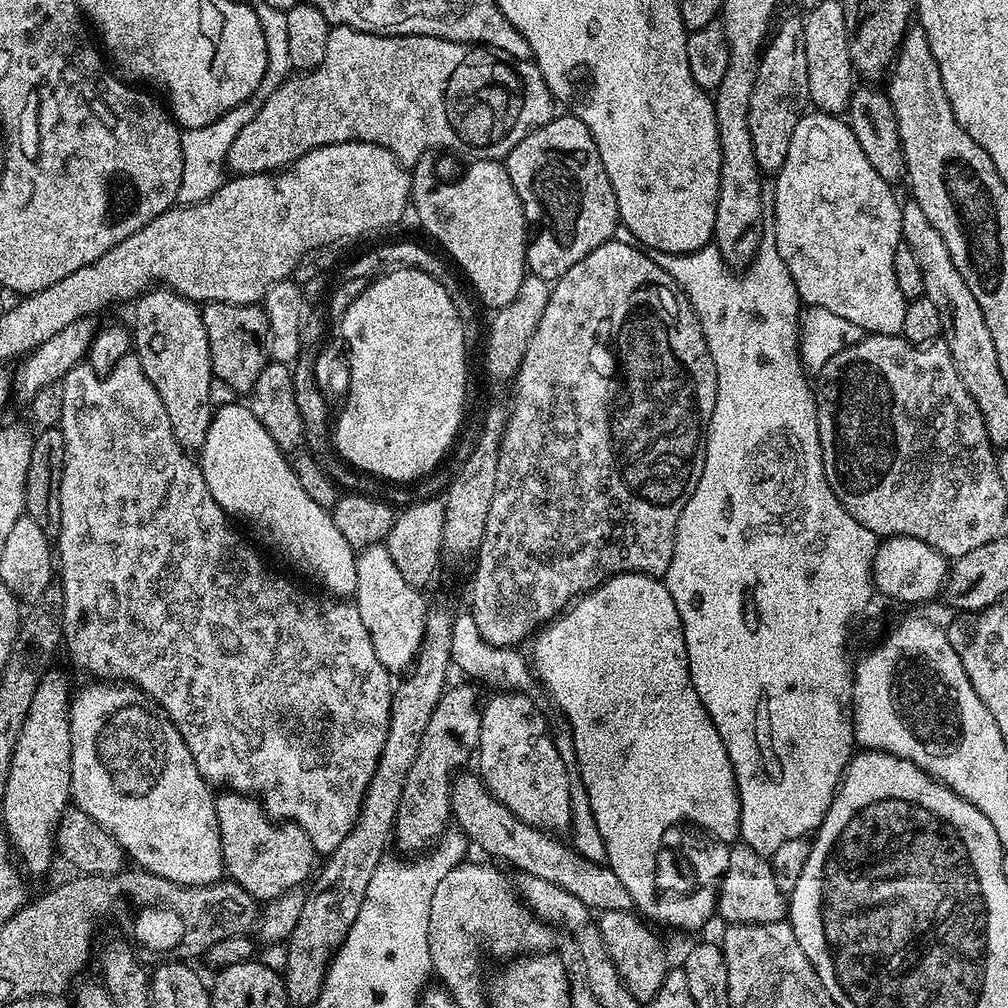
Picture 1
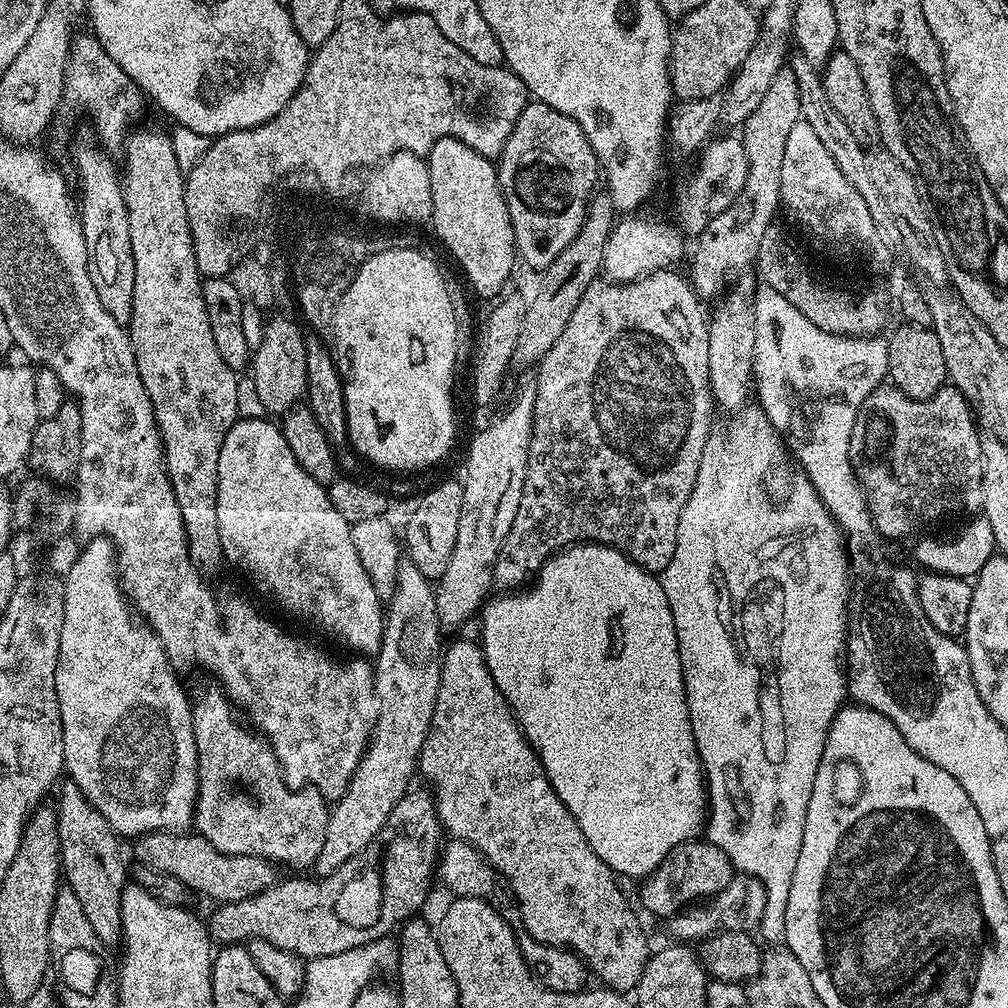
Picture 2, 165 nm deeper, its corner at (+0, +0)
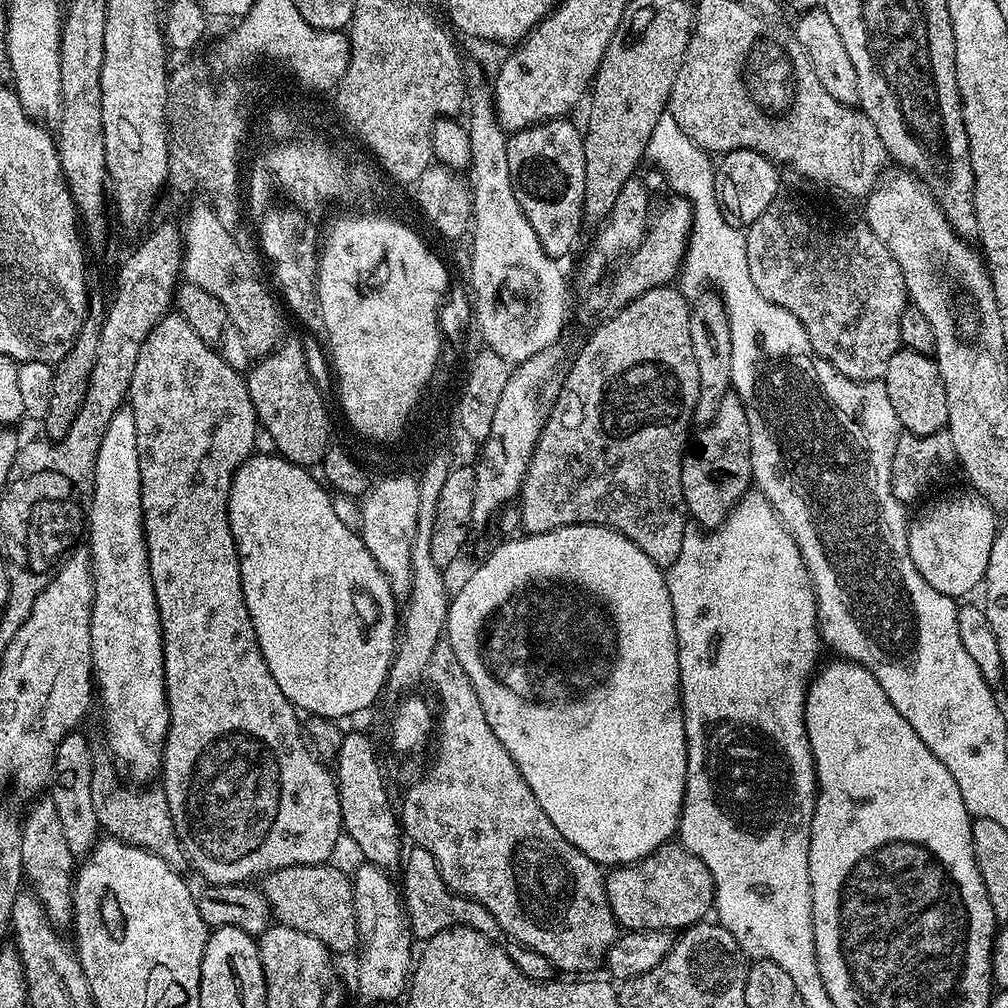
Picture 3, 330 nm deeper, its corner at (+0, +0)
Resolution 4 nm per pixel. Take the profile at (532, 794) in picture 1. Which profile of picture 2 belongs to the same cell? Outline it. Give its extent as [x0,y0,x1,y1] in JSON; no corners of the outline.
[418,638,650,994]

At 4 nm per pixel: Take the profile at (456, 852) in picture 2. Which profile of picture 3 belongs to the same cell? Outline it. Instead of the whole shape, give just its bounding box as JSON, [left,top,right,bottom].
[402,846,554,982]

